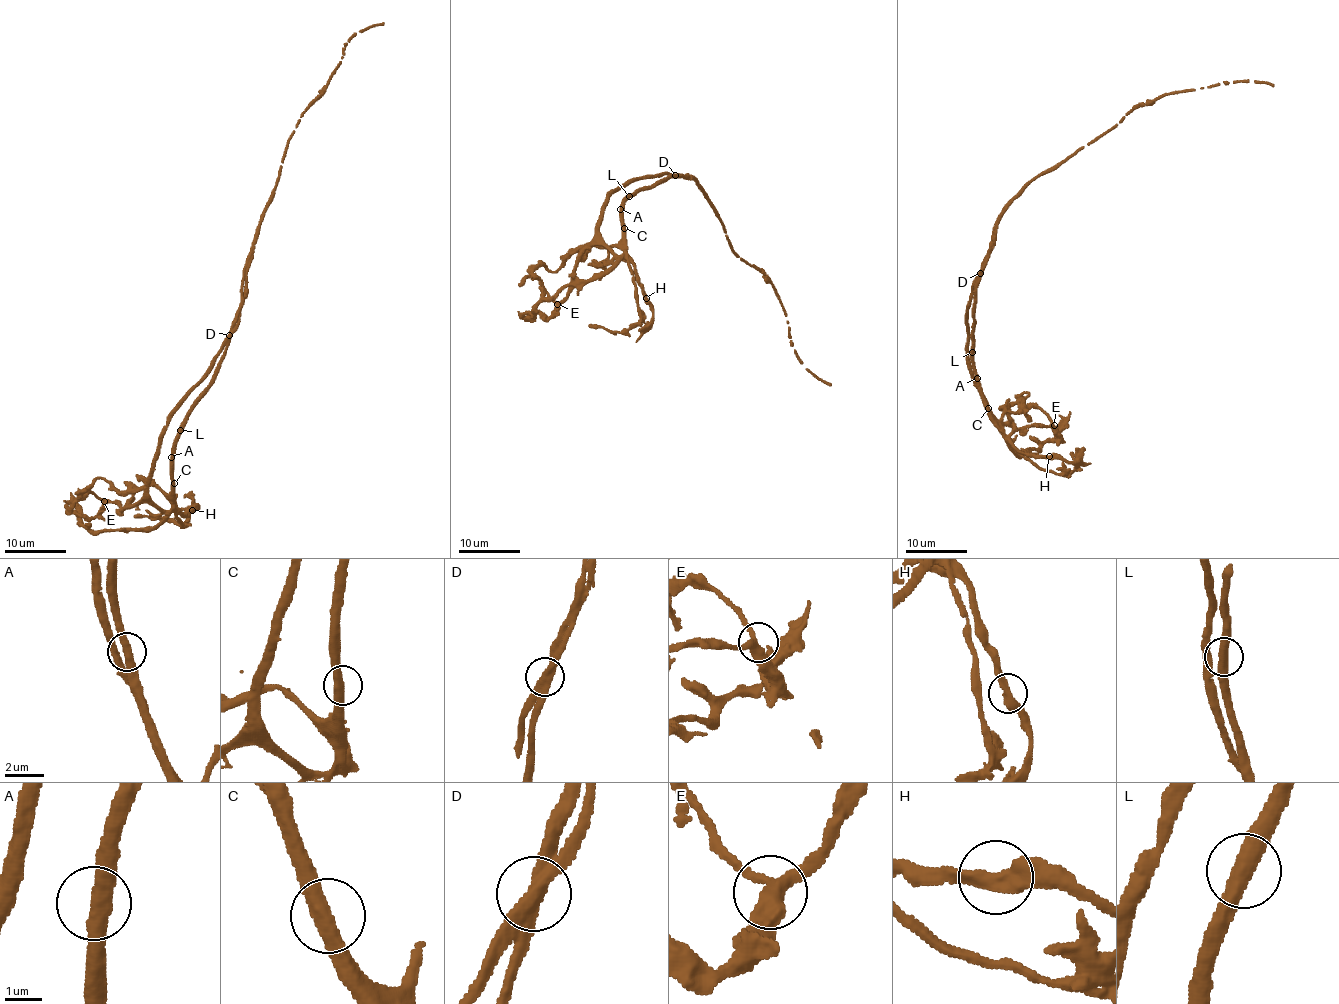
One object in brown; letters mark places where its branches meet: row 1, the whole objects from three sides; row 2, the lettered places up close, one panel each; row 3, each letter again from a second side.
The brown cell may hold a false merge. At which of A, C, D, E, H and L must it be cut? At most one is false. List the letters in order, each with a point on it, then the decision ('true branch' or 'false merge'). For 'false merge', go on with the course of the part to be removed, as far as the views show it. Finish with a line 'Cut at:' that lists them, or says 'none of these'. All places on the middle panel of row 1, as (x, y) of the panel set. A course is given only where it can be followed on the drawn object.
A: at (620, 209); true branch
C: at (624, 228); true branch
D: at (675, 175); false merge; foreign part runs (675, 175), (634, 181), (610, 193), (571, 291), (559, 302), (538, 280), (529, 277), (519, 285)
E: at (557, 304); true branch
H: at (646, 298); true branch
L: at (629, 196); true branch
Cut at: D

